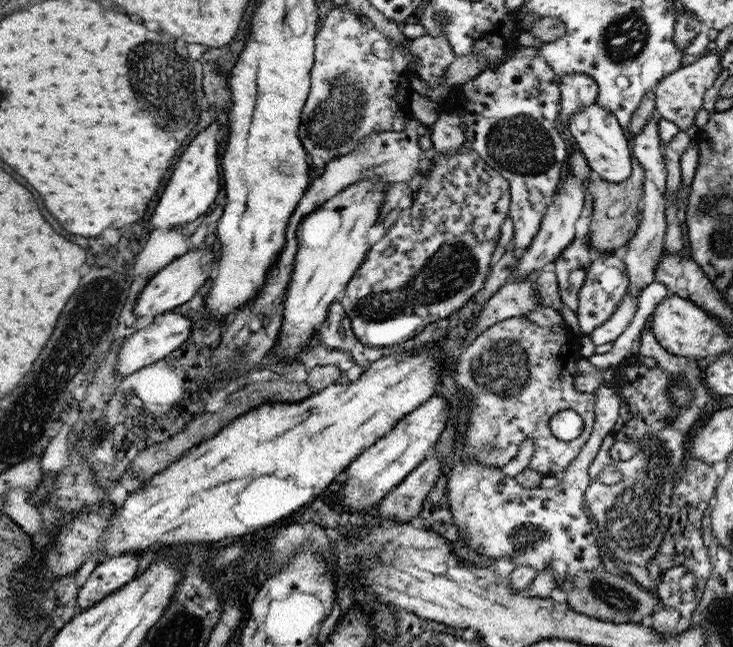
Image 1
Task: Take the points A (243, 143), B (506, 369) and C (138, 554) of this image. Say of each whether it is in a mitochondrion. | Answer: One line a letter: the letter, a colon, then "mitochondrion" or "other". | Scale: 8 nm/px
A: other
B: mitochondrion
C: other

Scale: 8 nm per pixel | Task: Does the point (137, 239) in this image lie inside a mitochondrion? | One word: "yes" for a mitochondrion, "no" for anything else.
no

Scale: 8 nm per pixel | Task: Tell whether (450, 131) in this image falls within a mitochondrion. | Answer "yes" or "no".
no

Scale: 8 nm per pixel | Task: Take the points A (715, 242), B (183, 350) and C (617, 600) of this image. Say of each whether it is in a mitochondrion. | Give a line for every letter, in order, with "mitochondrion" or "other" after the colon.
A: other
B: other
C: mitochondrion

